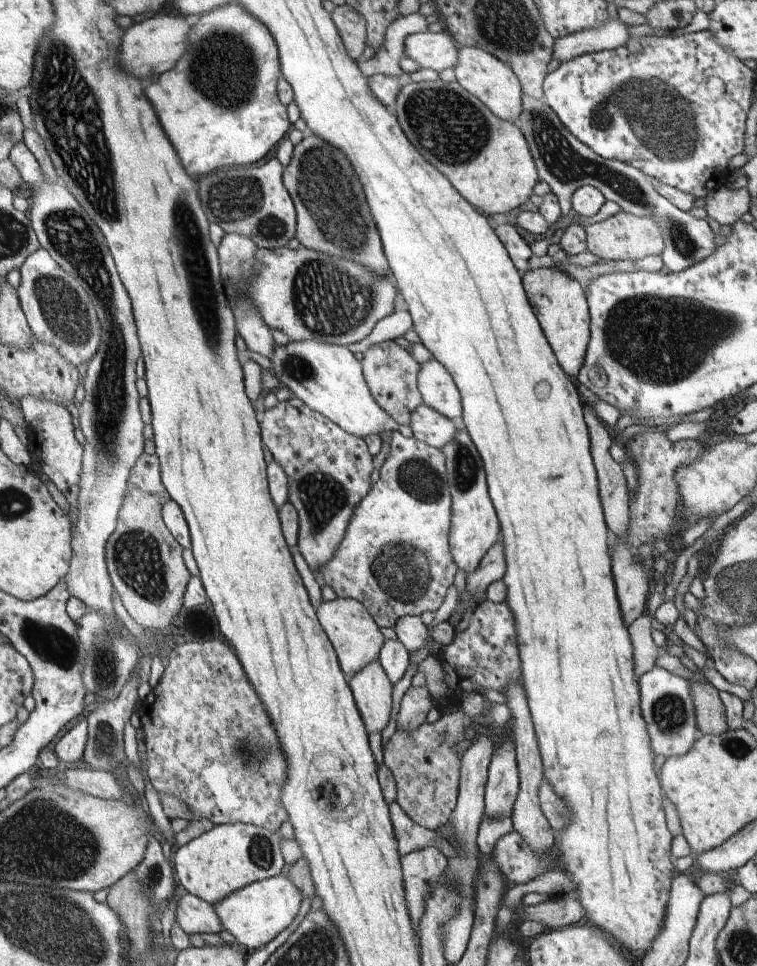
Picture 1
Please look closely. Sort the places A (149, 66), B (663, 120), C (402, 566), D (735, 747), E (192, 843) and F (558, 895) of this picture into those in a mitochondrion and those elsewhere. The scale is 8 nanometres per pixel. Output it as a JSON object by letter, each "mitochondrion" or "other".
{"A":"other","B":"mitochondrion","C":"mitochondrion","D":"mitochondrion","E":"other","F":"other"}

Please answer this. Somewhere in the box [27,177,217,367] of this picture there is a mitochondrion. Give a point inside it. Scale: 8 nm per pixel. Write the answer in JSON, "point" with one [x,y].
{"point":[64,311]}

